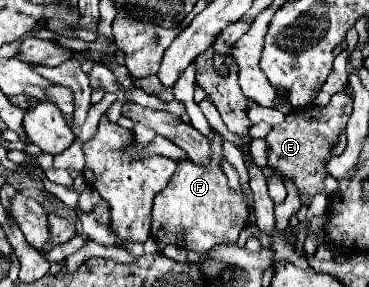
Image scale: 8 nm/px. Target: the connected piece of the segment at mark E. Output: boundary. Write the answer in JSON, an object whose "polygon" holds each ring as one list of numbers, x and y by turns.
{"polygon":[[336,93,326,107,308,105,306,109,294,109,286,115,286,121,276,125,266,141,270,145,268,151,268,165,272,169,280,169,282,177,290,177,304,199,312,199,318,191,324,191,324,177,328,157,332,153,332,143,338,141,340,131,346,129,346,121,352,113,352,99,346,93]]}

